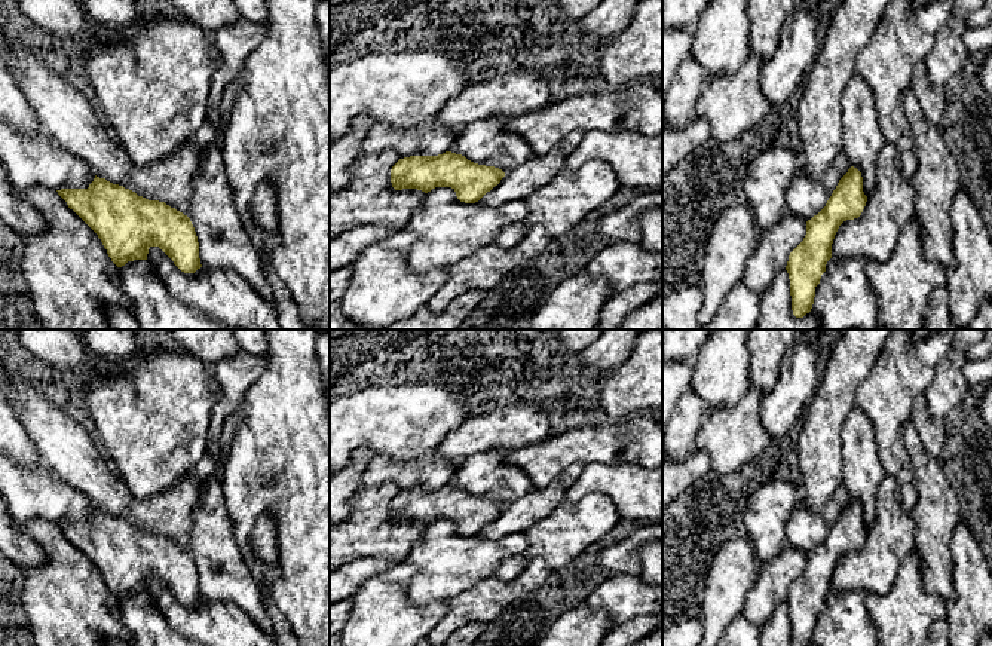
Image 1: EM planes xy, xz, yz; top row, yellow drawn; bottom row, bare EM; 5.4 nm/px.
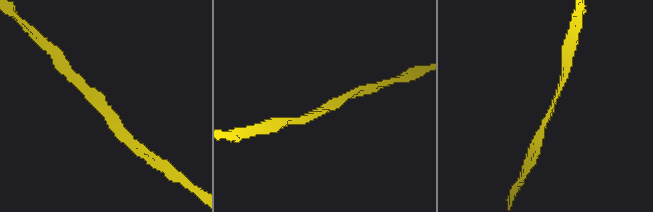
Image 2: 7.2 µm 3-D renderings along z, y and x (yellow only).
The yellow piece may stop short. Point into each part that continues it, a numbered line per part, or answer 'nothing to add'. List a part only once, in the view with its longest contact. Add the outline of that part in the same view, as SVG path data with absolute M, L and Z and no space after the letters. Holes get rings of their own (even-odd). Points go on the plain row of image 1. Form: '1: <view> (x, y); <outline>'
1: xy (66, 447); M9 374L12 405L56 477L86 495L94 506L123 518L149 533L165 535L187 548L190 515L198 486L220 466L206 454L177 486L150 499L138 499L116 474L111 462L92 443L89 434L42 388Z

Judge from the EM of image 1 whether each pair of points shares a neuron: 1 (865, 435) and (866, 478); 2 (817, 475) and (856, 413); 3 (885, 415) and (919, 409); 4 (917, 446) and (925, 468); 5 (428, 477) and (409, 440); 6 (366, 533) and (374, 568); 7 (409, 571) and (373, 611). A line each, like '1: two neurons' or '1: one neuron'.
1: one neuron
2: two neurons
3: two neurons
4: one neuron
5: two neurons
6: two neurons
7: one neuron

